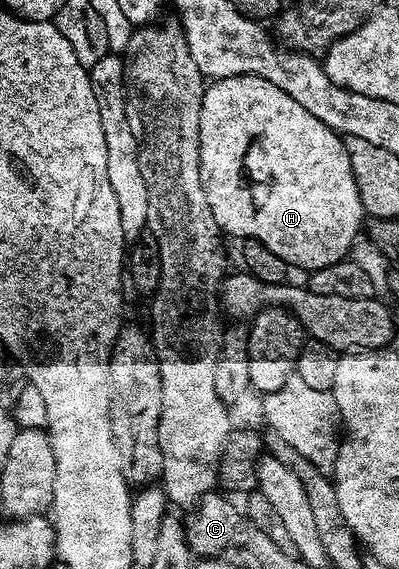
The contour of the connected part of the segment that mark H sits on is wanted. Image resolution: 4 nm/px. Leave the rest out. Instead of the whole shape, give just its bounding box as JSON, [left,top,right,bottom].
[199,76,365,273]

